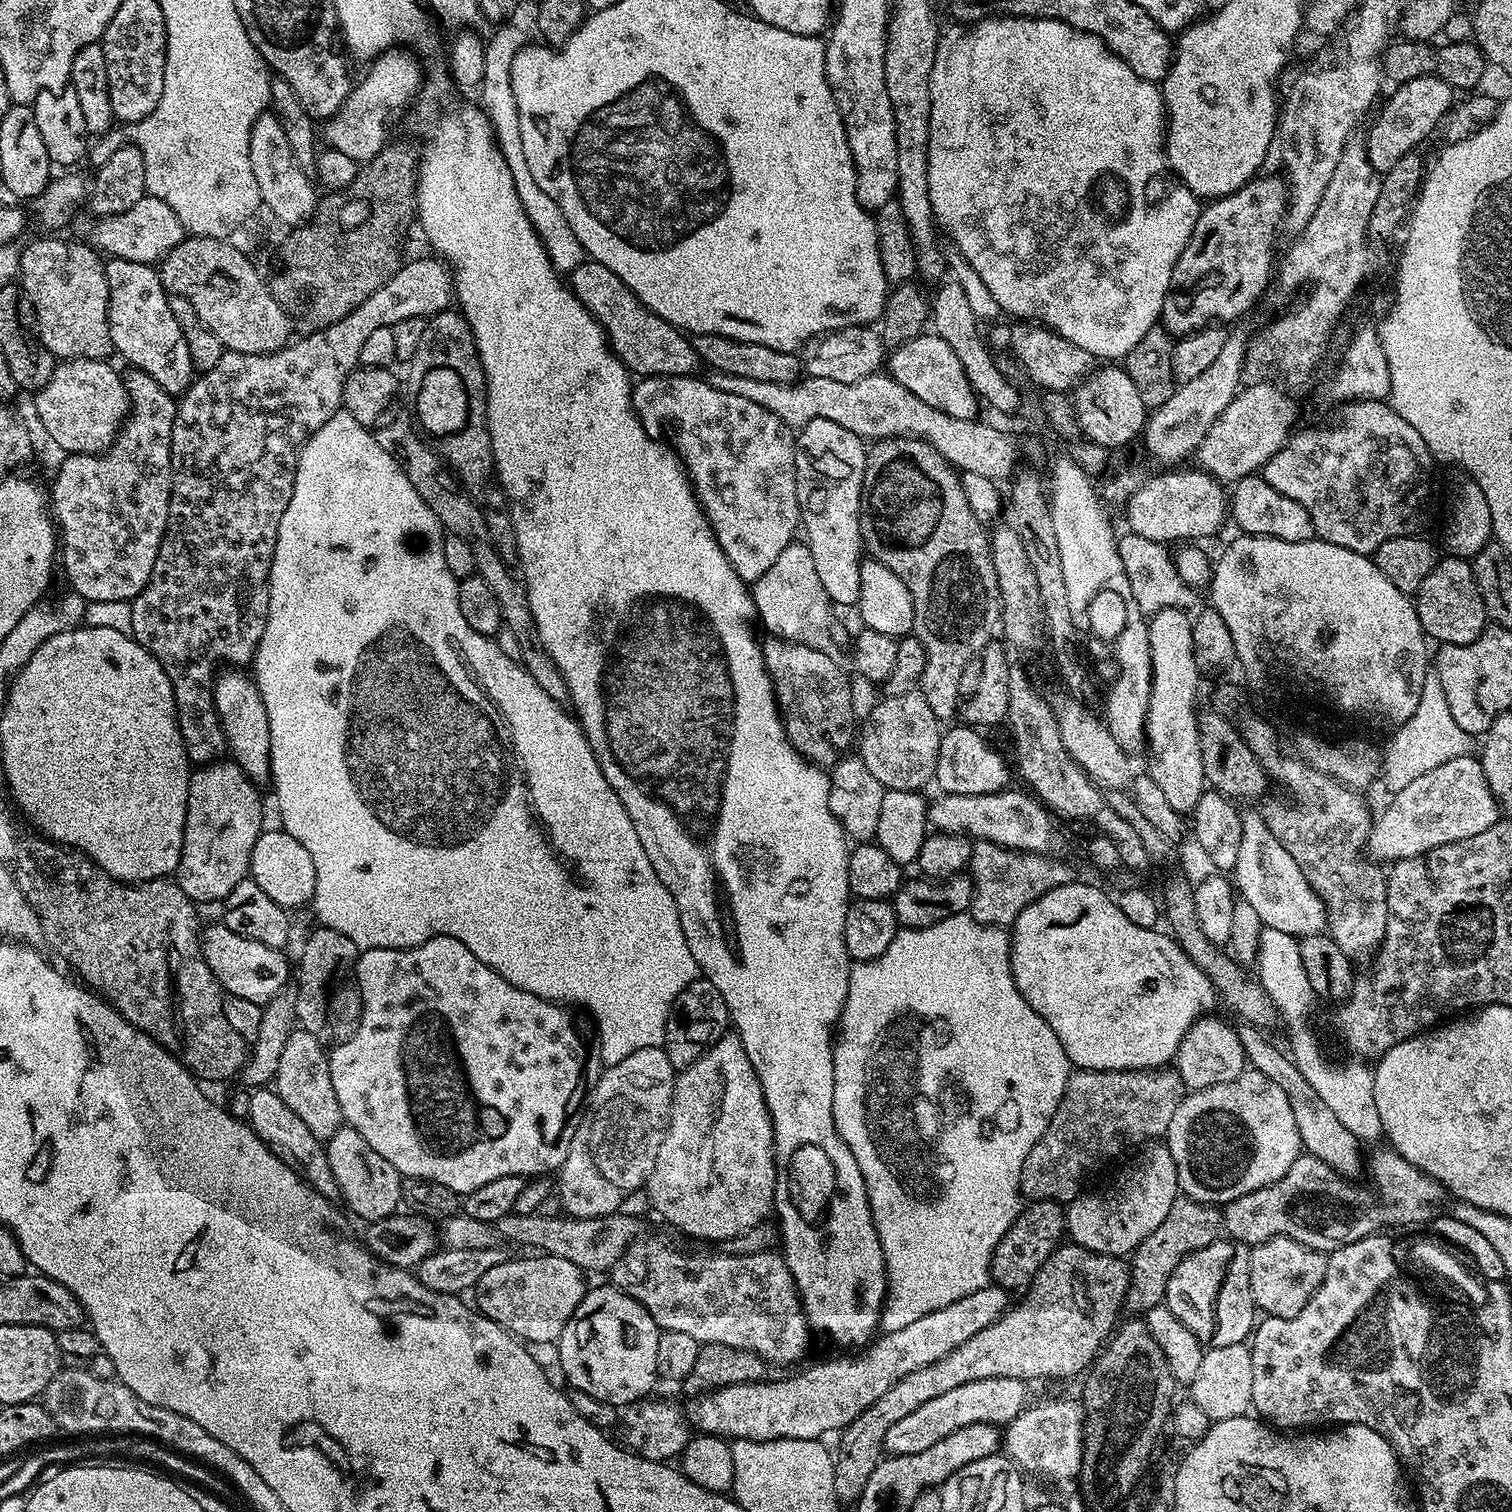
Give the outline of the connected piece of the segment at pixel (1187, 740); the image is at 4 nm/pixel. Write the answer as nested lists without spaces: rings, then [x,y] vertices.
[[[1168,608],[1158,610],[1148,620],[1152,689],[1144,719],[1146,752],[1147,748],[1149,752],[1146,775],[1154,778],[1170,806],[1182,814],[1190,814],[1206,790],[1196,725],[1196,691],[1202,673],[1195,664],[1192,619],[1185,609]]]

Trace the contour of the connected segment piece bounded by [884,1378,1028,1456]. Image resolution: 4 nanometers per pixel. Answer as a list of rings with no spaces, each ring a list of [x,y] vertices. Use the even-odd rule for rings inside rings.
[[[982,1378],[976,1382],[966,1382],[964,1386],[954,1386],[954,1390],[933,1398],[931,1402],[918,1406],[914,1414],[906,1414],[906,1418],[894,1422],[894,1426],[886,1430],[885,1453],[894,1456],[922,1454],[922,1450],[934,1446],[934,1442],[942,1442],[948,1434],[971,1424],[1006,1426],[1026,1407],[1024,1399],[1028,1392],[1024,1388],[1027,1388],[1025,1381],[1014,1378]]]

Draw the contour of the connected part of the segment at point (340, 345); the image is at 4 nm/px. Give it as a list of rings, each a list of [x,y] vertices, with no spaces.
[[[439,258],[432,260],[412,260],[401,263],[400,269],[388,279],[387,284],[374,290],[366,302],[362,302],[350,314],[341,316],[338,322],[330,326],[320,328],[317,332],[309,332],[301,335],[300,341],[289,343],[277,352],[266,354],[242,354],[241,352],[224,351],[222,358],[218,358],[218,366],[209,372],[201,372],[192,381],[185,392],[179,397],[176,405],[176,417],[172,427],[172,493],[168,503],[168,521],[164,537],[158,550],[158,558],[154,558],[154,570],[150,570],[150,578],[146,586],[135,600],[132,606],[132,639],[139,642],[146,651],[162,666],[166,678],[170,678],[170,686],[174,690],[174,702],[176,703],[176,717],[182,734],[184,749],[189,761],[193,765],[203,766],[213,763],[225,755],[226,745],[224,731],[220,720],[216,717],[216,707],[212,701],[212,685],[220,660],[225,660],[228,666],[248,666],[255,661],[256,647],[262,638],[262,630],[266,630],[266,618],[268,617],[268,575],[272,565],[272,555],[276,545],[276,531],[282,522],[282,514],[290,502],[290,494],[294,490],[294,478],[296,477],[296,458],[304,443],[330,419],[335,412],[341,411],[343,398],[343,384],[347,376],[355,371],[360,364],[362,345],[373,330],[379,328],[391,328],[393,325],[410,318],[423,316],[431,318],[445,311],[454,300],[454,276],[449,265]]]

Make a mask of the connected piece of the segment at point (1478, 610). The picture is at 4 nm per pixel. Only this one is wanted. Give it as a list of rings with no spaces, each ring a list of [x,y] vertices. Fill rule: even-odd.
[[[1445,555],[1422,578],[1422,586],[1414,593],[1418,622],[1425,637],[1440,644],[1469,644],[1474,642],[1486,627],[1482,594],[1476,585],[1471,563],[1459,556]]]

